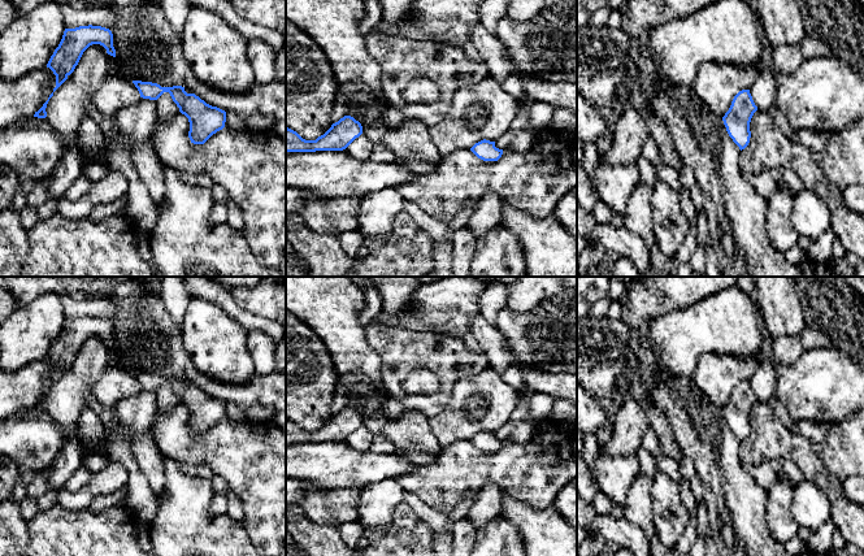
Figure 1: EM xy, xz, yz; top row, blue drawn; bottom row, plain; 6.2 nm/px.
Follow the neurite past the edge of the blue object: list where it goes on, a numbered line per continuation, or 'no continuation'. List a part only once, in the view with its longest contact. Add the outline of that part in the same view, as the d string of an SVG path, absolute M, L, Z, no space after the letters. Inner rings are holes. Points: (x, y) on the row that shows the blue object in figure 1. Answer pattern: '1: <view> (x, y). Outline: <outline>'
no continuation

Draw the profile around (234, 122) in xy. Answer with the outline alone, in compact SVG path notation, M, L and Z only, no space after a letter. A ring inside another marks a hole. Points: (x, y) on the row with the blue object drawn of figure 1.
M227 113L225 126L231 131L238 131L244 127L244 120L235 113Z

